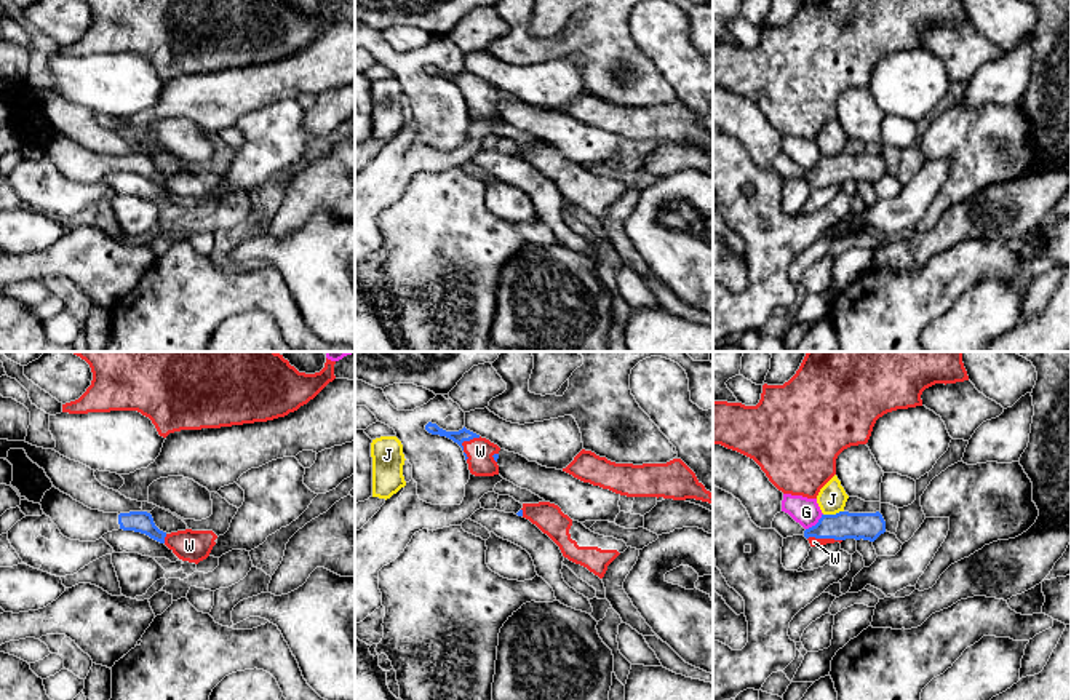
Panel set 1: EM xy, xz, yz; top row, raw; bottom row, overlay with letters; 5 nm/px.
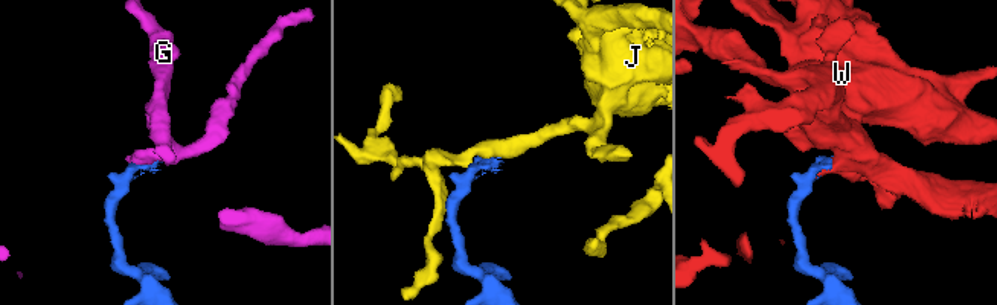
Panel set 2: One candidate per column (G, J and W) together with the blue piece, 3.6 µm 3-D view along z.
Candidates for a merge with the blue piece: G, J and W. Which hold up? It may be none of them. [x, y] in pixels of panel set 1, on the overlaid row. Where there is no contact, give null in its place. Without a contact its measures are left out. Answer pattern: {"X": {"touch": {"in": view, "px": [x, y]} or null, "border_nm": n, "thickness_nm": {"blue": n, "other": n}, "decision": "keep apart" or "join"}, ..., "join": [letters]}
{"G": {"touch": {"in": "yz", "px": [817, 523]}, "border_nm": 120, "thickness_nm": {"blue": 140, "other": 140}, "decision": "keep apart"}, "J": {"touch": {"in": "yz", "px": [833, 515]}, "border_nm": 110, "thickness_nm": {"blue": 140, "other": 150}, "decision": "keep apart"}, "W": {"touch": {"in": "yz", "px": [825, 537]}, "border_nm": 180, "thickness_nm": {"blue": 140, "other": 50}, "decision": "join"}, "join": ["W"]}

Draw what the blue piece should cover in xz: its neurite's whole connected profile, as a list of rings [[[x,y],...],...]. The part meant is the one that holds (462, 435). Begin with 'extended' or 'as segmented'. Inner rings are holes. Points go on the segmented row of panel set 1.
extended; [[[428,422],[425,430],[432,435],[440,435],[457,443],[465,455],[468,470],[475,476],[494,476],[499,475],[499,451],[500,447],[486,438],[467,430],[465,427],[459,432],[446,432],[436,424]]]

